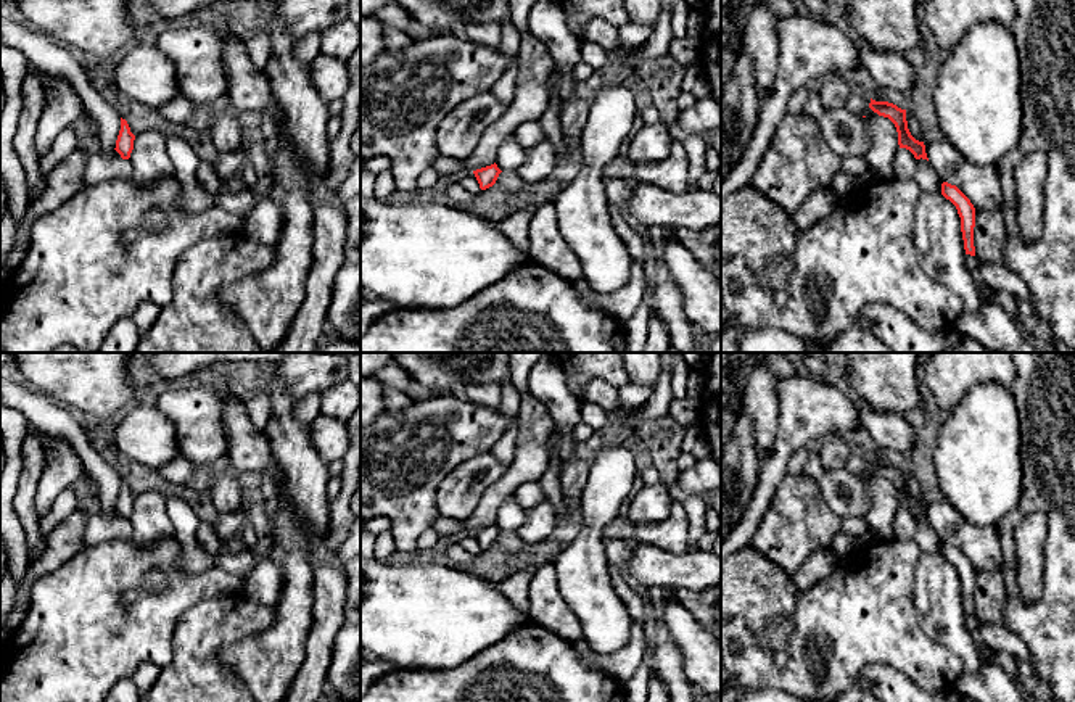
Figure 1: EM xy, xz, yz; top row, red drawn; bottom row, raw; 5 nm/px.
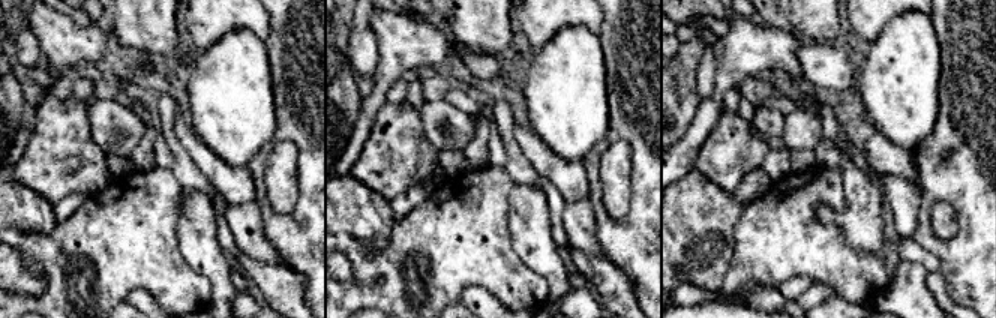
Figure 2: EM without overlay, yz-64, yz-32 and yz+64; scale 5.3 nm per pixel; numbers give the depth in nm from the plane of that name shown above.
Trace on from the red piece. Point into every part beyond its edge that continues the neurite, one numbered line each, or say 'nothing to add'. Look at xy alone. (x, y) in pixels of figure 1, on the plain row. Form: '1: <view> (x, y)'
nothing to add

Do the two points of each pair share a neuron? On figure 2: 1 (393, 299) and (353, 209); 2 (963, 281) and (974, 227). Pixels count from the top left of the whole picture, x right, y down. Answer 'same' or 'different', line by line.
1: different
2: same

